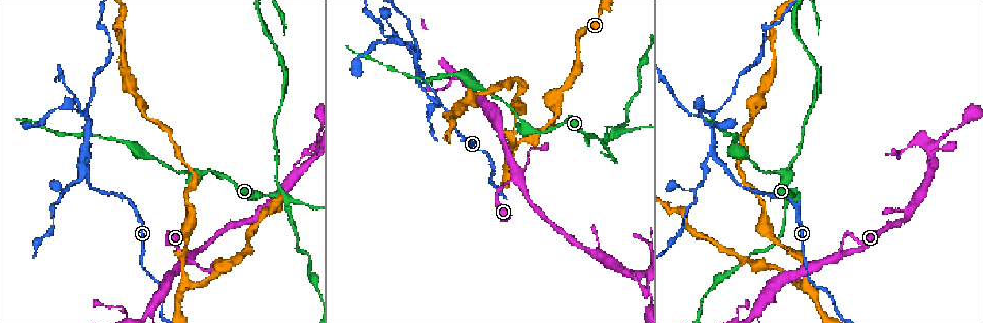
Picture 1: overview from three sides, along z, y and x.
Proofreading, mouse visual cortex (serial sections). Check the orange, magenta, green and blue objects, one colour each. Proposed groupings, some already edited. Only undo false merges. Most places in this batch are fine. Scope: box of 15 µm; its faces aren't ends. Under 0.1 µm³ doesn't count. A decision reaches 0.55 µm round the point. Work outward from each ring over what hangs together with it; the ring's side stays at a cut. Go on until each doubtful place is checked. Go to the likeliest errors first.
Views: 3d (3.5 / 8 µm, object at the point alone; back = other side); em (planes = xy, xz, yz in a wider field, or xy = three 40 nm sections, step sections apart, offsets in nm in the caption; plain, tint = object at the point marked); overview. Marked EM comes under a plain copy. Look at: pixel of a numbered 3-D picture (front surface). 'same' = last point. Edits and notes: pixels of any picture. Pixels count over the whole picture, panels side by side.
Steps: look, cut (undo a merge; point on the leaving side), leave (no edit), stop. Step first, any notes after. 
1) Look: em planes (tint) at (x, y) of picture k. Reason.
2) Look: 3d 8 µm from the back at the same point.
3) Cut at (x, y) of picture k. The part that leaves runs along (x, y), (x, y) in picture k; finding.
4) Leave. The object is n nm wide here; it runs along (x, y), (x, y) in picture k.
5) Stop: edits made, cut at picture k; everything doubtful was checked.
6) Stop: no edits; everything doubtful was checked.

Look: 3d 8 µm from the back at (614, 136) of picture 1. Looks like a crossing.

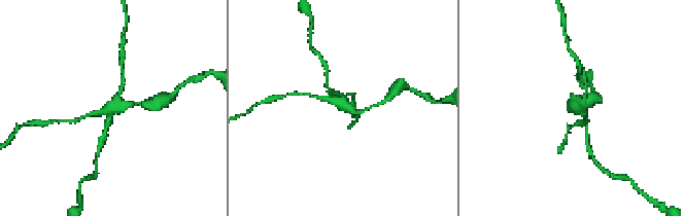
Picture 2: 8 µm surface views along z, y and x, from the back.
Look: 3d 3.5 µm at (346, 108) of picture 2. Zoom in.

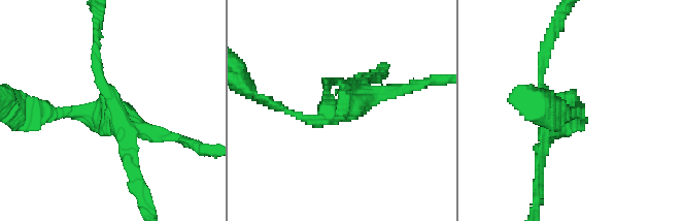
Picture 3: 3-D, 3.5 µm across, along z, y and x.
Cut at (105, 89) of picture 3. 4 arms meet here; the arms are 150, 150, 150, 200 nm wide; the part that leaves runs along (108, 115), (124, 124), (137, 187) in picture 3; two cells meet here.

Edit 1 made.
Look: overview.

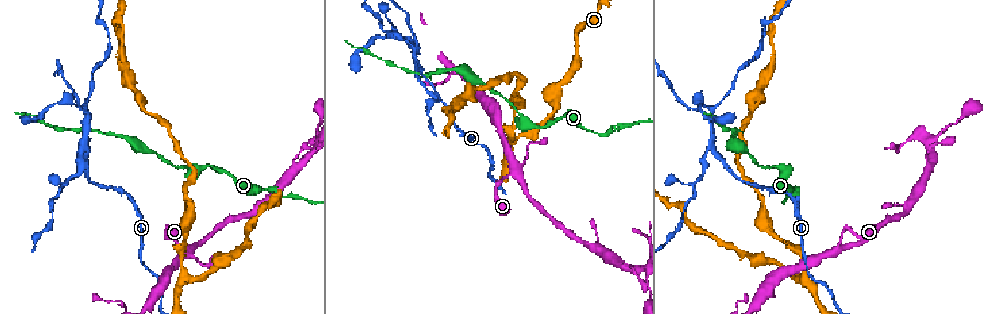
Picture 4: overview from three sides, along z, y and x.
Look: 3d 3.5 µm at (709, 145) of picture 4. Three-way junction.

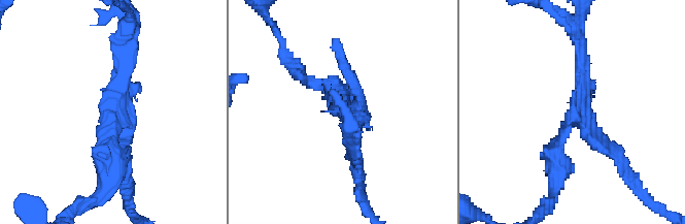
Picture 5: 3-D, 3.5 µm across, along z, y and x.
Look: em xy step 2 (tint) at (119, 111) of picture 5. 3 arms meet here; the arms are 150, 250, 250 nm wide; shape alone is not enough.

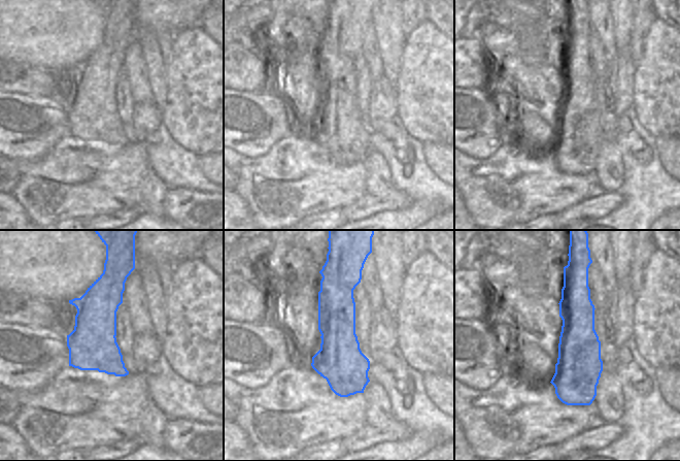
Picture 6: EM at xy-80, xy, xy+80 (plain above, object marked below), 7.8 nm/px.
Cut at (329, 90) of picture 5. A second cell is stuck on.

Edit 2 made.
Look: 3d 3.5 µm at (184, 274) of picture 4. Three-way junction.

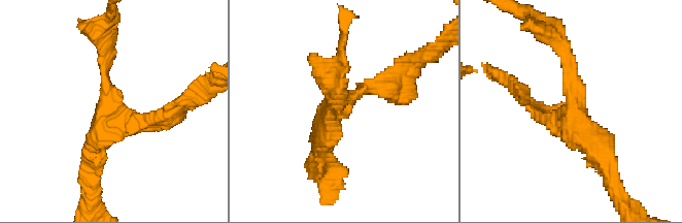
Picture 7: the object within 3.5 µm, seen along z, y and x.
Look: em xy step 5 (tint) at (572, 107) of picture 7. Need the tissue.

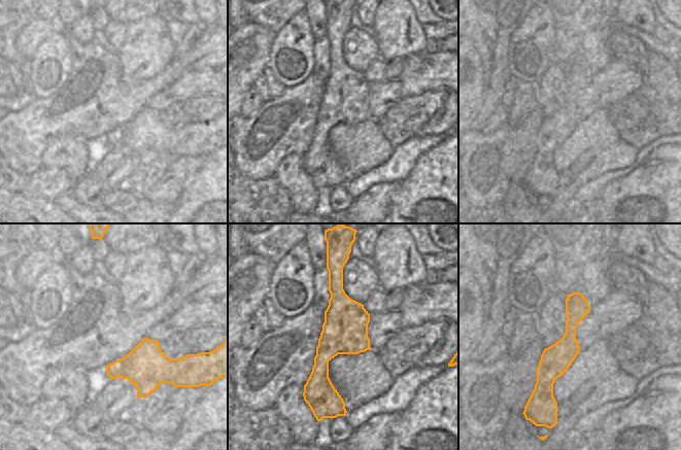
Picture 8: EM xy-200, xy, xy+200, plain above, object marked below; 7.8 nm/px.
Leave. It runs along (171, 115), (130, 121), (107, 102), (101, 38) in picture 7; one cell here.

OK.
Look: 3d 3.5 µm at (169, 226) of picture 4. Sharp bend.

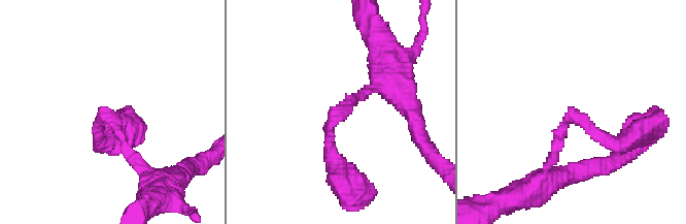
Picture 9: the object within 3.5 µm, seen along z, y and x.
Leave. The arms are 150, 250 nm wide; it runs along (337, 165), (334, 116), (372, 89) in picture 9; all the same cell.

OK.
Stop: edits made, cut at picture 3, cut at picture 5; everything doubtful was checked.

